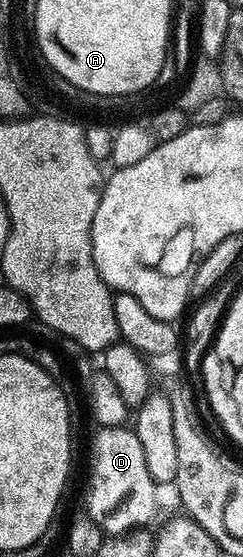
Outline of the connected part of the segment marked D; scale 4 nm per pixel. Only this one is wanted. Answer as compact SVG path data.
M102 426L92 440L92 466L88 480L87 515L101 526L103 533L120 536L146 526L154 516L154 491L156 485L144 462L140 438L129 427Z

